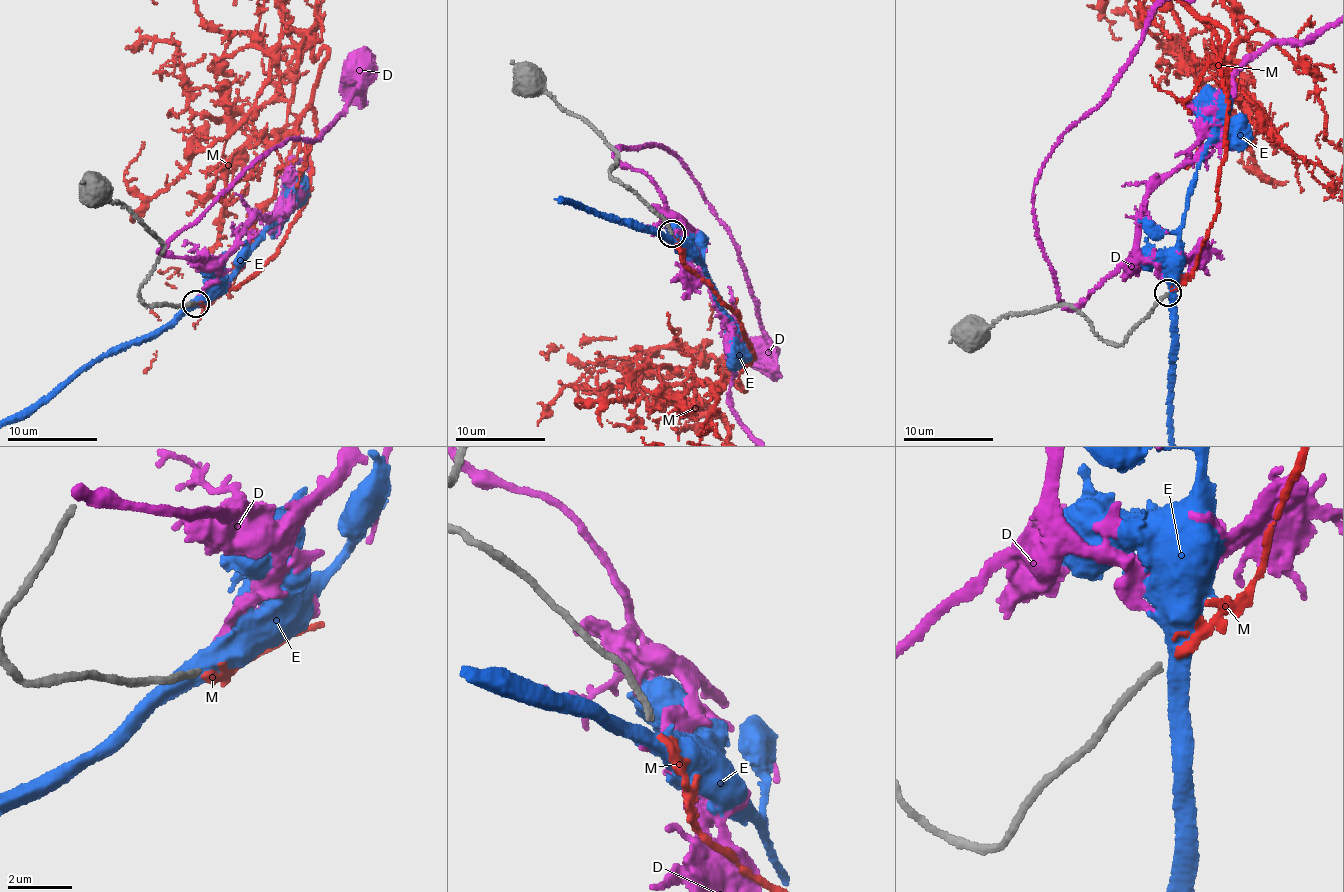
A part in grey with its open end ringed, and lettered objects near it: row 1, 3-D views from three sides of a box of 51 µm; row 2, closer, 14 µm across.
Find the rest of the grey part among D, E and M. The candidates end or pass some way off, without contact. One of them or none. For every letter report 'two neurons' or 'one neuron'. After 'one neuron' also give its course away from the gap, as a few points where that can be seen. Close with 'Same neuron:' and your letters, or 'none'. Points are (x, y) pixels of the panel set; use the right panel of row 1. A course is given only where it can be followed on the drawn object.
D: two neurons
E: two neurons
M: one neuron
Same neuron: M

